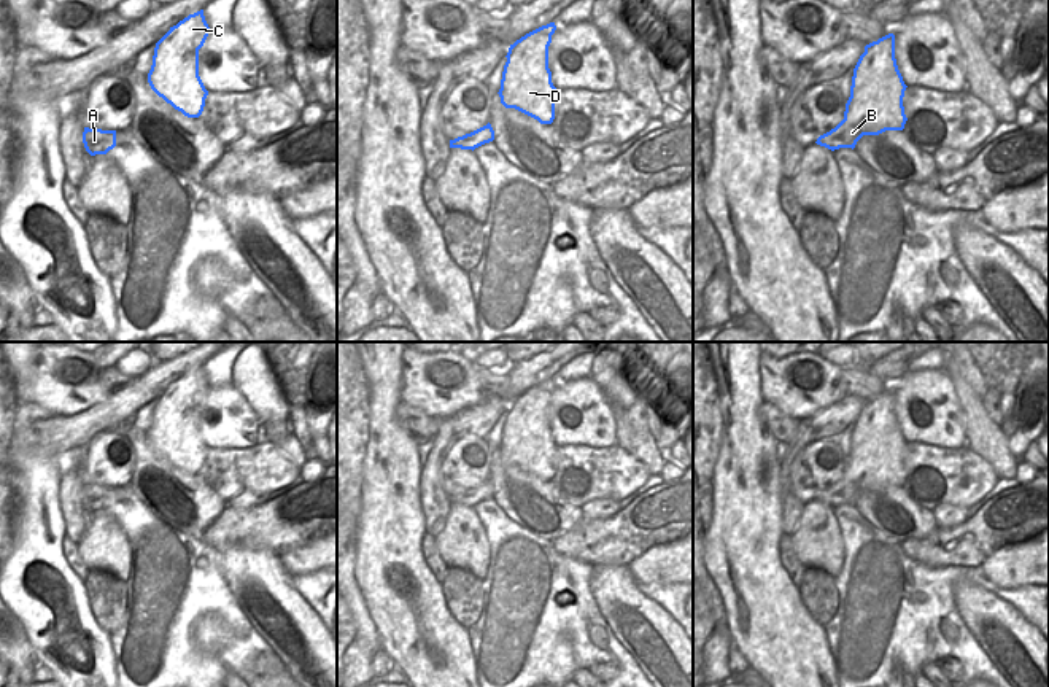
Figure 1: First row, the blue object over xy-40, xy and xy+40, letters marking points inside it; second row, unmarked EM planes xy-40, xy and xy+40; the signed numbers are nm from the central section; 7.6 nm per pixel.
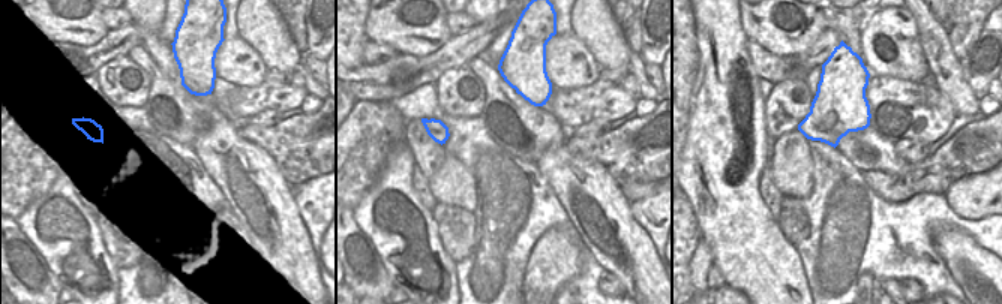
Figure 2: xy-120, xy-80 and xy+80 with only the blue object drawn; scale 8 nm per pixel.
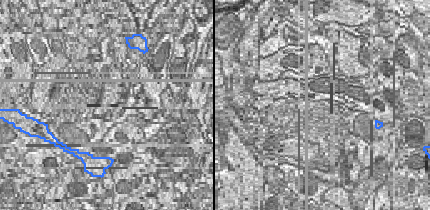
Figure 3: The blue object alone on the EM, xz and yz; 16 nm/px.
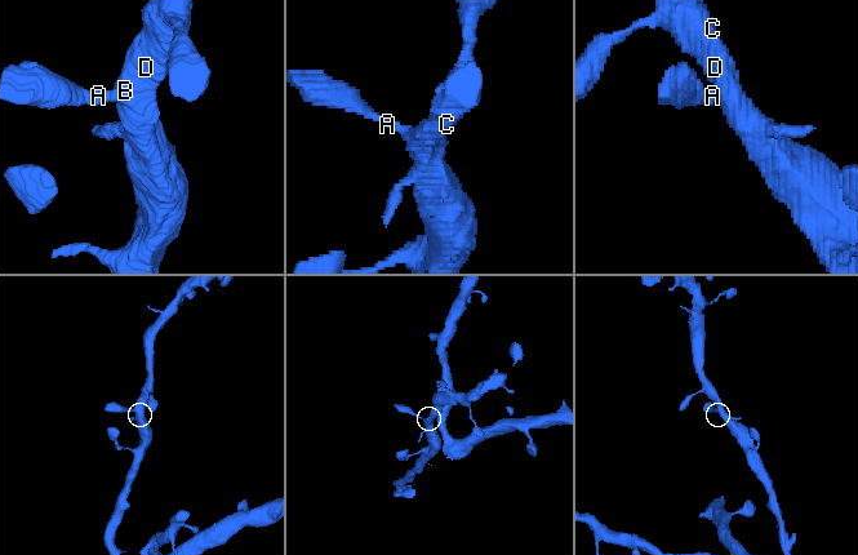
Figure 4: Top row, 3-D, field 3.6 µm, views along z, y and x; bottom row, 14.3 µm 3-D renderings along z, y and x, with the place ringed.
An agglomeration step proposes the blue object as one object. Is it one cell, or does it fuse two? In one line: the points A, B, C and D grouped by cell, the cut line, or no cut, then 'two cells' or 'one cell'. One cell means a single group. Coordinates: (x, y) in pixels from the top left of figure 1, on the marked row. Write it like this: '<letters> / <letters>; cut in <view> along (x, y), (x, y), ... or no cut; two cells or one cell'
A B C D; no cut; one cell

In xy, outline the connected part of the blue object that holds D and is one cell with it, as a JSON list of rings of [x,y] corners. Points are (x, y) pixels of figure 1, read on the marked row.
[[[550,22],[510,45],[497,92],[505,108],[515,108],[540,124],[555,119],[556,87],[548,68],[548,46],[555,30],[555,22]]]

